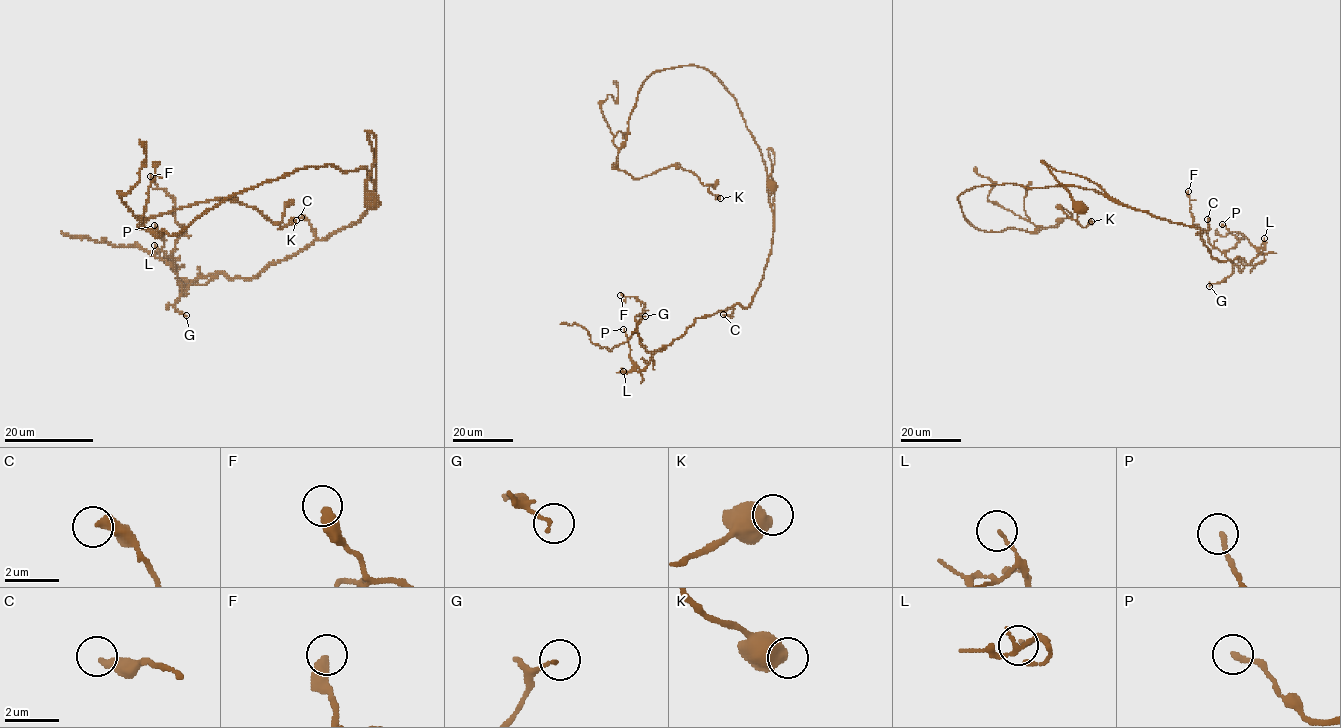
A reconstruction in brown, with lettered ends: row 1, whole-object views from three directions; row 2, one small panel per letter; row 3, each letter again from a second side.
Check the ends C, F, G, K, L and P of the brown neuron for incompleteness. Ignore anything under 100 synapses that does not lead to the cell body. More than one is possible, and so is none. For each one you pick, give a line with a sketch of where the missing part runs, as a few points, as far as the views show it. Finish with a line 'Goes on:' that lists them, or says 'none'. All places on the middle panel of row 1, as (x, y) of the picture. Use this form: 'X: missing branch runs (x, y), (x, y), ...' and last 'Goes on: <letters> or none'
Goes on: none

